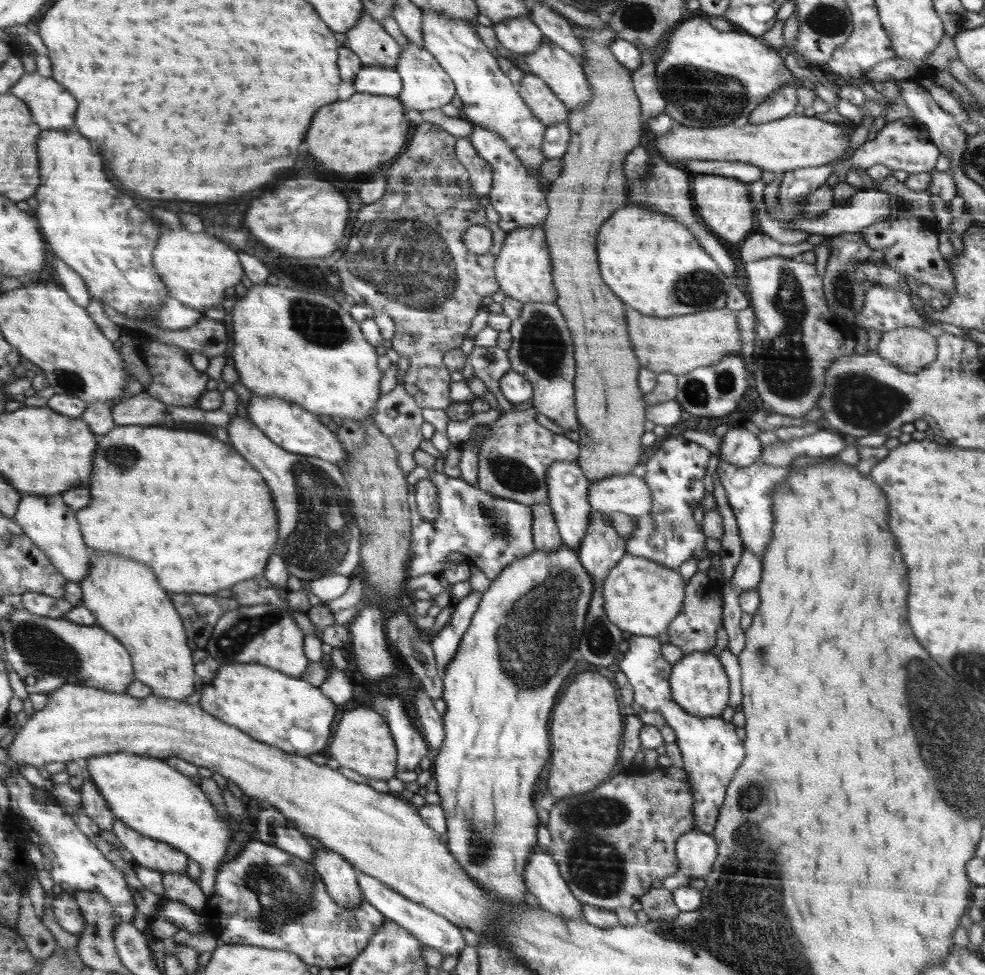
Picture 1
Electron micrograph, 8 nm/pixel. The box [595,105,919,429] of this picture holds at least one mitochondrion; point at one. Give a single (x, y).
(787, 373)

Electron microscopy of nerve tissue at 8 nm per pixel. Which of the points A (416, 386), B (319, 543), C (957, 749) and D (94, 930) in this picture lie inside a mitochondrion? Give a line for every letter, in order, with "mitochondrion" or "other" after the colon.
A: other
B: mitochondrion
C: mitochondrion
D: other

